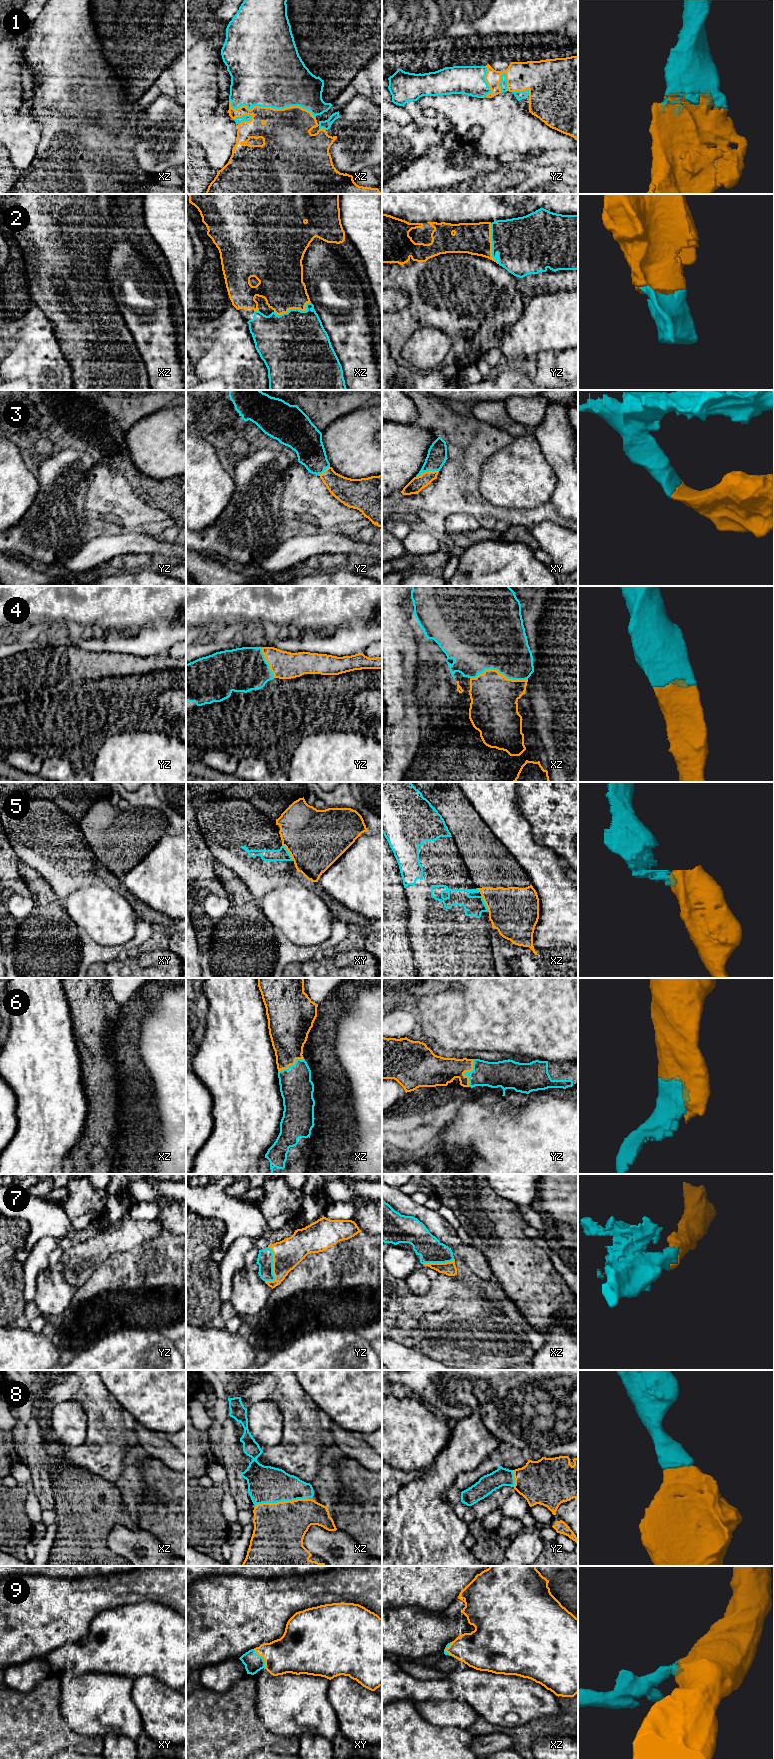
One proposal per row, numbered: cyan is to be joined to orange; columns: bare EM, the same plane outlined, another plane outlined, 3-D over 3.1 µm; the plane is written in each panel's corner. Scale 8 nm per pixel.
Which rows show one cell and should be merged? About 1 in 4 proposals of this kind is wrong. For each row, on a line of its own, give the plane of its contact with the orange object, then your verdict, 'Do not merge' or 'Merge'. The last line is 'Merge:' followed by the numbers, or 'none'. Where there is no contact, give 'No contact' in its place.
1: Touches orange in xz. Merge
2: Touches orange in yz. Merge
3: Touches orange in xy. Merge
4: Touches orange in xz. Merge
5: Touches orange in xy. Do not merge
6: Touches orange in yz. Merge
7: Touches orange in yz. Merge
8: Touches orange in xz. Merge
9: Touches orange in xy. Merge
Merge: 1, 2, 3, 4, 6, 7, 8, 9

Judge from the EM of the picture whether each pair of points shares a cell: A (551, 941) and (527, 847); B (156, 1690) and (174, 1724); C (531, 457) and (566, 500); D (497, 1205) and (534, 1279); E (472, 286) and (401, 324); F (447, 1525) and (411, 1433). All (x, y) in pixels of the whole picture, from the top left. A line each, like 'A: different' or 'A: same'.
A: same
B: same
C: different
D: same
E: same
F: different

